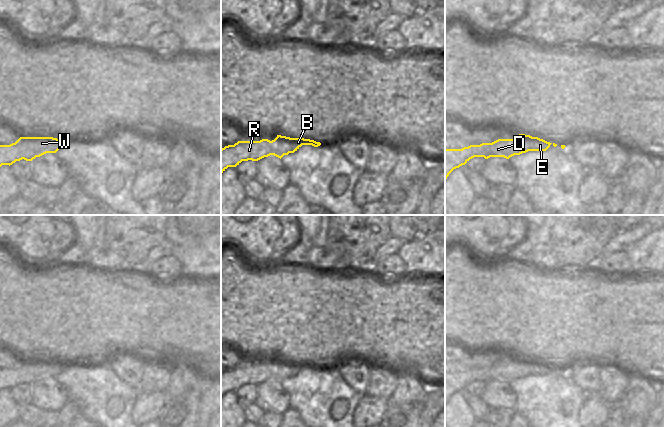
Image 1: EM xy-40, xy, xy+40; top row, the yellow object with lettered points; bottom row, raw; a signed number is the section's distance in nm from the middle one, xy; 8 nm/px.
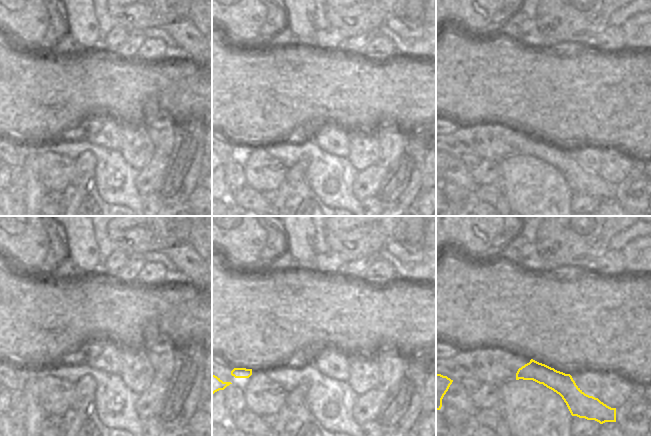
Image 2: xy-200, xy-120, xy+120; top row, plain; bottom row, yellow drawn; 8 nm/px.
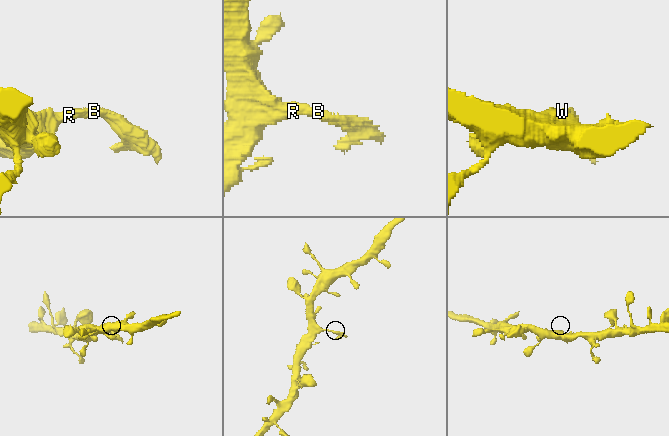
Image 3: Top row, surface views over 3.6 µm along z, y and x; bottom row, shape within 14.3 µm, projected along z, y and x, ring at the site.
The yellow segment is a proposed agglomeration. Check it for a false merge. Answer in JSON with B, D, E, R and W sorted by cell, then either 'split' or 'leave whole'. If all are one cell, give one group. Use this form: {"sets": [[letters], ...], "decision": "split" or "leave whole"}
{"sets": [["B", "E"], ["D", "R", "W"]], "decision": "split"}

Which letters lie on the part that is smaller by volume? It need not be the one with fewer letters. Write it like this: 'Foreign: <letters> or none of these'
Foreign: B, E

